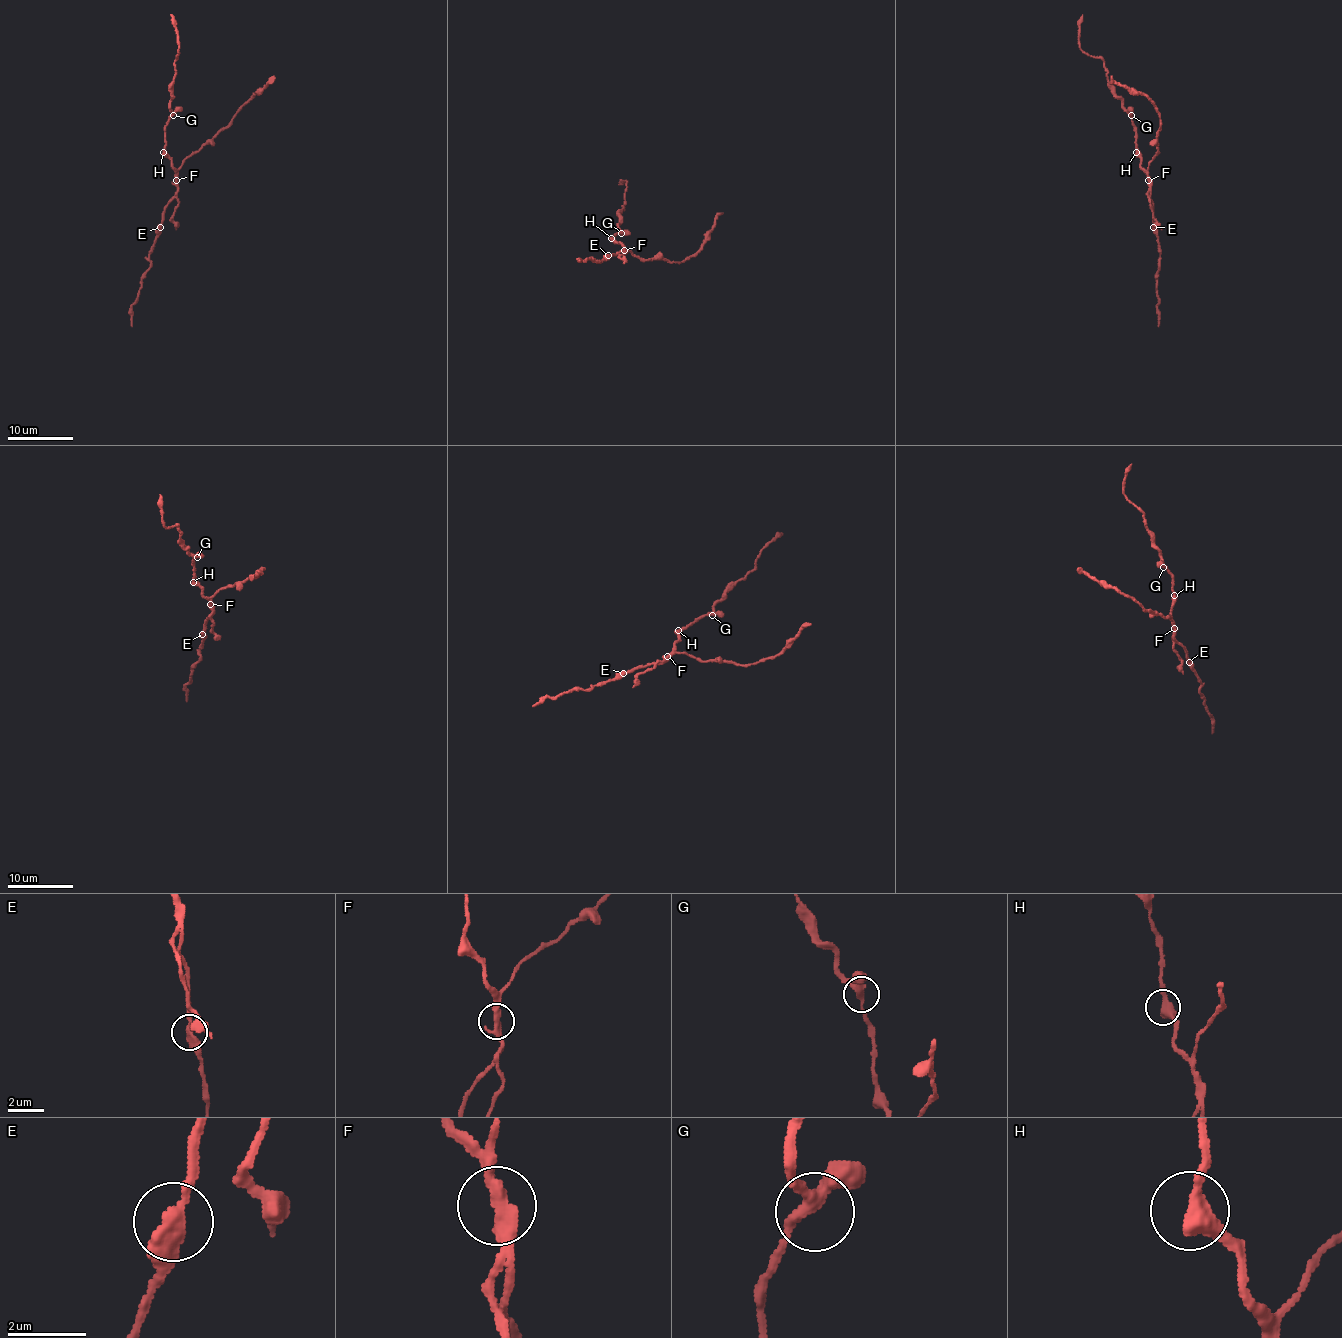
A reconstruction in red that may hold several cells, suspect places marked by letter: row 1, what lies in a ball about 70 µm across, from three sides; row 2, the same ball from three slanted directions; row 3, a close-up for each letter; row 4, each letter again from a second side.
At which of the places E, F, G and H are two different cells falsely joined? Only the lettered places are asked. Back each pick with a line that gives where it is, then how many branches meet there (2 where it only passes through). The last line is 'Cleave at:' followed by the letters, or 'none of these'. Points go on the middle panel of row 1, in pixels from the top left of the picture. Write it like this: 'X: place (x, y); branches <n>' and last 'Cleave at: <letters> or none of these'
F: place (624, 250); branches 2
Cleave at: F

